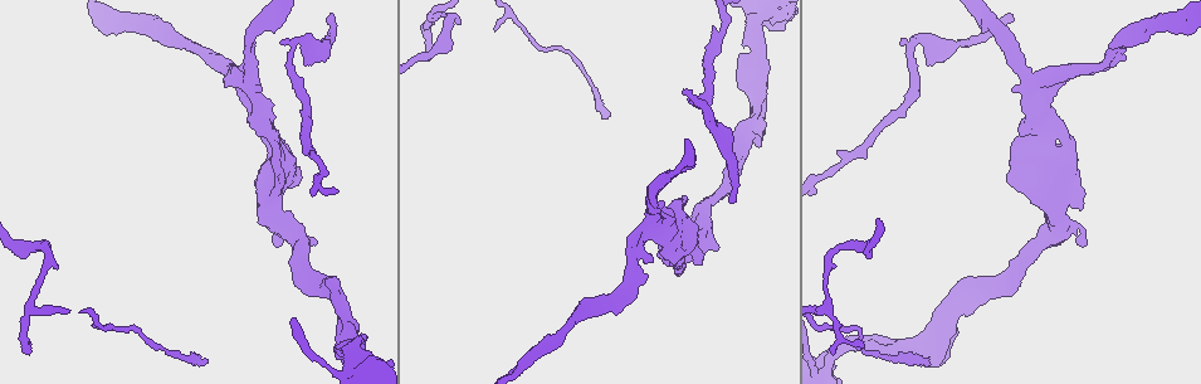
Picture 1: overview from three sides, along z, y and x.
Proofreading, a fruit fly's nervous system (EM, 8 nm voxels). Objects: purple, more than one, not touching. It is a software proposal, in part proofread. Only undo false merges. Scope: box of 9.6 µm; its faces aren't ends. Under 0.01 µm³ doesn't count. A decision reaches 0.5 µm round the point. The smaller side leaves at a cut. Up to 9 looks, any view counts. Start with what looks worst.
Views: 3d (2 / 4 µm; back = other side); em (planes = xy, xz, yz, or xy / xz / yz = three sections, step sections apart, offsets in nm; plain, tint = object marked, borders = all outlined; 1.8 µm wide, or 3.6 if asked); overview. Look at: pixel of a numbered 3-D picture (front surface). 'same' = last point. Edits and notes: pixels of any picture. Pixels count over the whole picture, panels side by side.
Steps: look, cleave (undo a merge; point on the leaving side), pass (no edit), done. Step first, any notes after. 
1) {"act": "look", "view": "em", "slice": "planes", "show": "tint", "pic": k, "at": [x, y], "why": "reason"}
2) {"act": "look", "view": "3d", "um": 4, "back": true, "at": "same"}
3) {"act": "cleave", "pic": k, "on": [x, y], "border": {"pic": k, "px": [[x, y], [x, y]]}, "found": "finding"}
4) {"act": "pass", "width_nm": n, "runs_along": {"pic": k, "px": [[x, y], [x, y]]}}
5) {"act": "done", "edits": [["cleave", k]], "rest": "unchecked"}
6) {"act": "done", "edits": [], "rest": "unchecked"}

{"act": "look", "view": "em", "slice": "planes", "show": "tint", "pic": 1, "at": [634, 259], "why": "abrupt turn"}

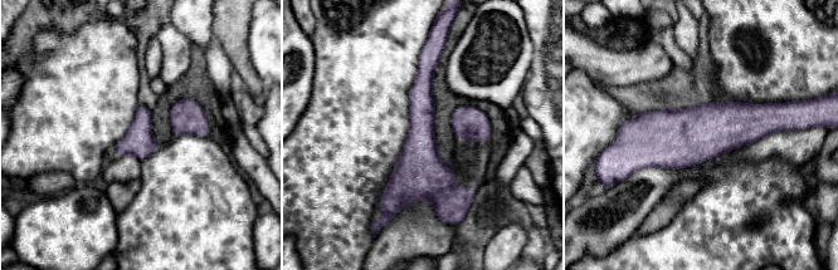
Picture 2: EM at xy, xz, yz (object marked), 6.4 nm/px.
{"act": "pass", "width_nm": 190, "runs_along": {"pic": 2, "px": [[429, 58], [419, 172], [396, 204]]}, "found": "one cell here"}

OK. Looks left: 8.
{"act": "look", "view": "em", "um": 3.6, "slice": "xz", "step": 4, "show": "tint", "pic": 1, "at": [826, 367], "why": "calibre changes"}

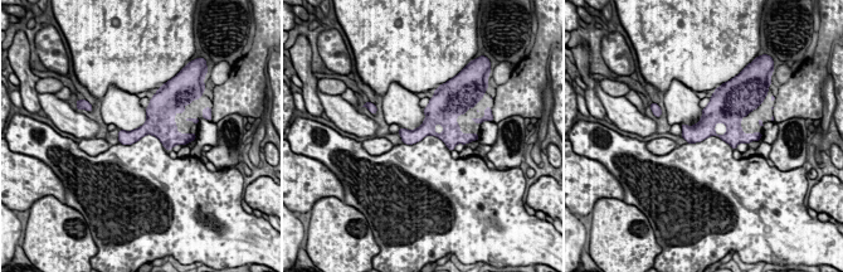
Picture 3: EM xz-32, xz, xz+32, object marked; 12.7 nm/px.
{"act": "look", "view": "em", "um": 3.6, "slice": "planes", "show": "borders", "at": "same"}

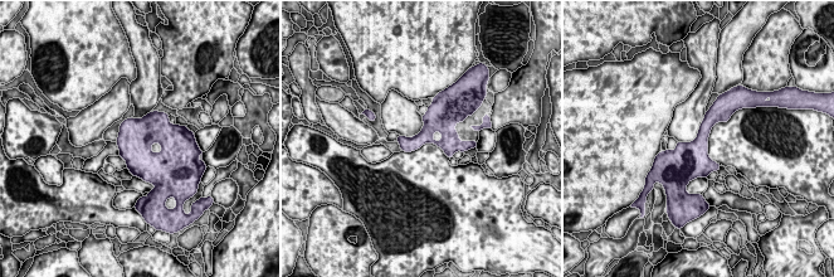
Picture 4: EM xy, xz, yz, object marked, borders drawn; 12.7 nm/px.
{"act": "pass", "found": "one cell here"}

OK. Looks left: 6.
{"act": "look", "view": "em", "um": 3.6, "slice": "xz", "step": 4, "show": "tint", "pic": 1, "at": [685, 237], "why": "closes a loop"}

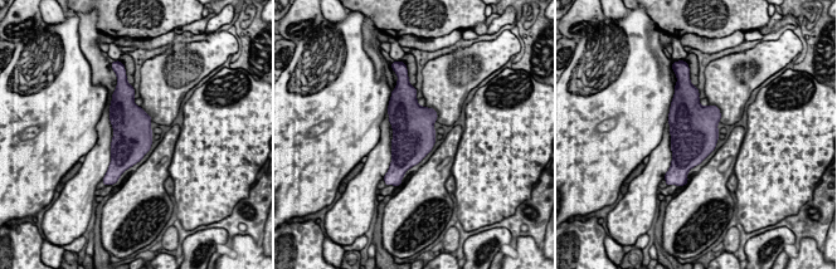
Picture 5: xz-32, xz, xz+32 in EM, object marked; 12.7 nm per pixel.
{"act": "pass", "found": "all the same cell"}

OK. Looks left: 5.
{"act": "look", "view": "3d", "um": 2, "pic": 1, "at": [302, 40], "why": "sharp bend"}

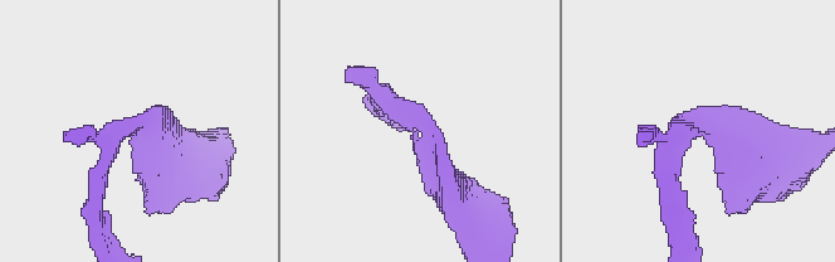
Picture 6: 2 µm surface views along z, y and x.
{"act": "look", "view": "em", "slice": "planes", "show": "tint", "pic": 6, "at": [131, 132], "why": "shape alone is not enough"}

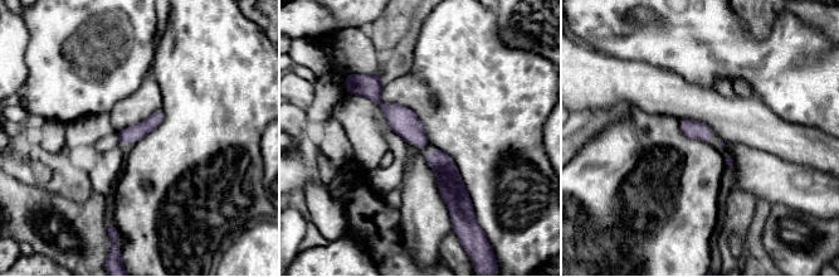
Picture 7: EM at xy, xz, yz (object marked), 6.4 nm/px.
{"act": "pass", "found": "one cell here"}

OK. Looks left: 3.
{"act": "done", "edits": [], "rest": "unchecked"}

